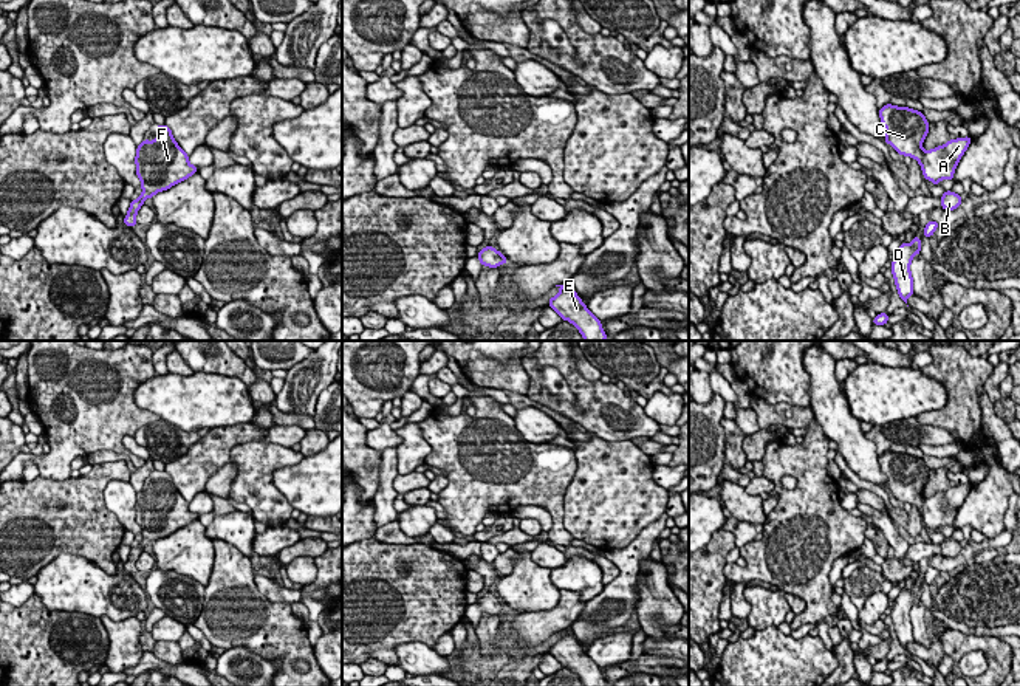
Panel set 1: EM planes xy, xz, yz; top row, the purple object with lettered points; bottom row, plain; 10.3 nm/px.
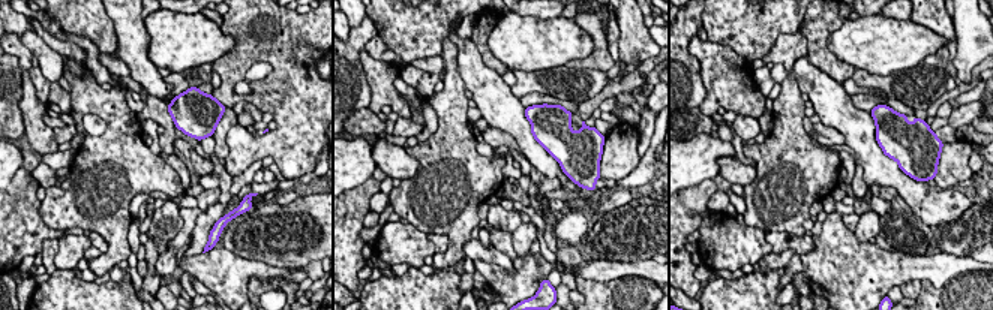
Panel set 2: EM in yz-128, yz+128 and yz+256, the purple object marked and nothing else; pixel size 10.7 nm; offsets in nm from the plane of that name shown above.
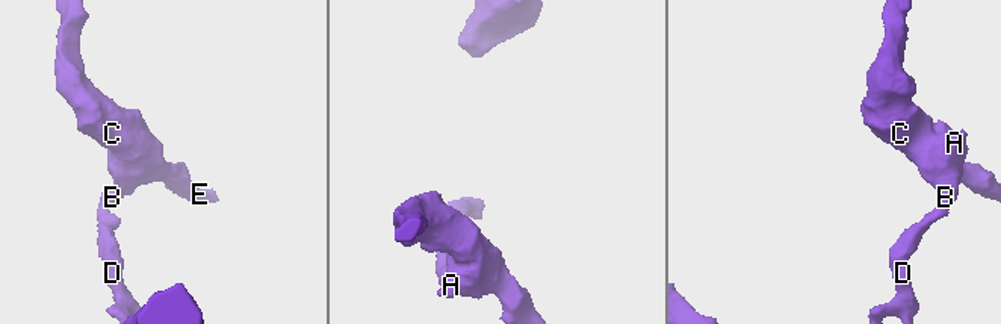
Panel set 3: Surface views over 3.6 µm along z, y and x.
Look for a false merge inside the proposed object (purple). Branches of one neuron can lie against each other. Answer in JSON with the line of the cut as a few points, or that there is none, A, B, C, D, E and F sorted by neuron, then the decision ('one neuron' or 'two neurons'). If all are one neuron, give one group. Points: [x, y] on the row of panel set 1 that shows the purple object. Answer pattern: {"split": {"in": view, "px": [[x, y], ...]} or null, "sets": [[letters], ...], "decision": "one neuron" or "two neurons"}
{"split": null, "sets": [["A", "B", "C", "D", "E", "F"]], "decision": "one neuron"}

